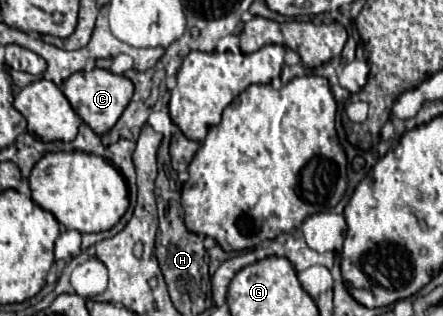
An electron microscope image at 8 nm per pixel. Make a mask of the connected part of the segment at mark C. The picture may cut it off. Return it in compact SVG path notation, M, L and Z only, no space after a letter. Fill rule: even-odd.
M93 68L89 72L75 72L65 80L63 94L71 102L73 110L81 116L85 124L89 124L97 134L103 134L115 126L119 116L123 114L125 106L131 102L133 96L133 82L125 76L113 74L103 68Z

